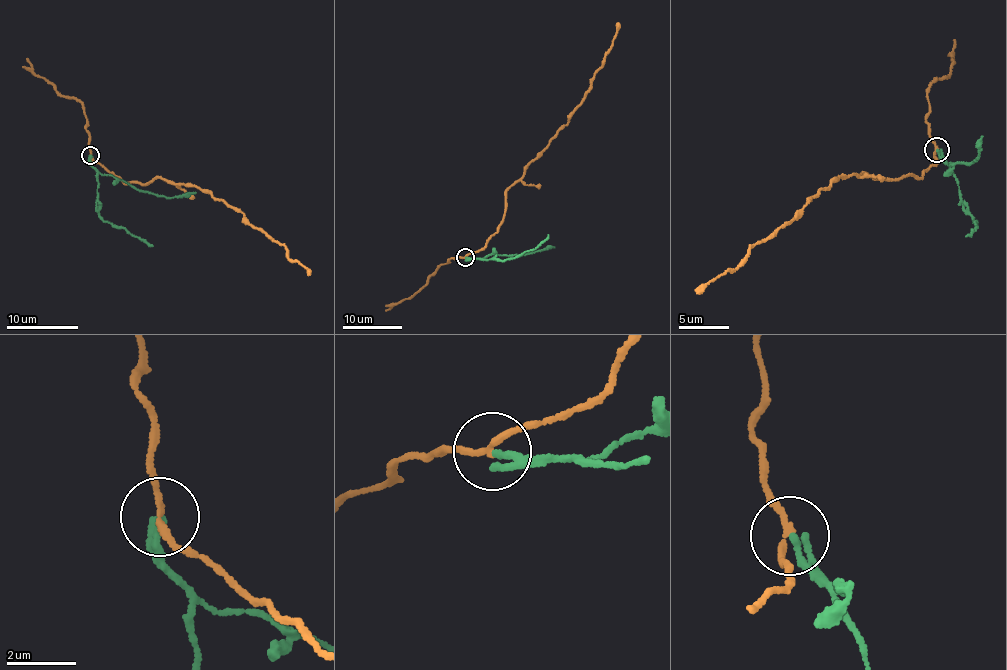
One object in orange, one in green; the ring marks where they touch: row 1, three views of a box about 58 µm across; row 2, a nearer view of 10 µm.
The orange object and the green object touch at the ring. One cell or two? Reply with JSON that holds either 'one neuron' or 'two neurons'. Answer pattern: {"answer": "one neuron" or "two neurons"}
{"answer": "two neurons"}

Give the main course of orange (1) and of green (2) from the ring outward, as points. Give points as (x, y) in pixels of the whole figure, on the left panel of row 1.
1: (90, 155), (125, 183), (142, 185), (162, 177), (189, 183), (242, 214), (309, 273)
2: (90, 155), (98, 183), (96, 206), (101, 218), (152, 246)

